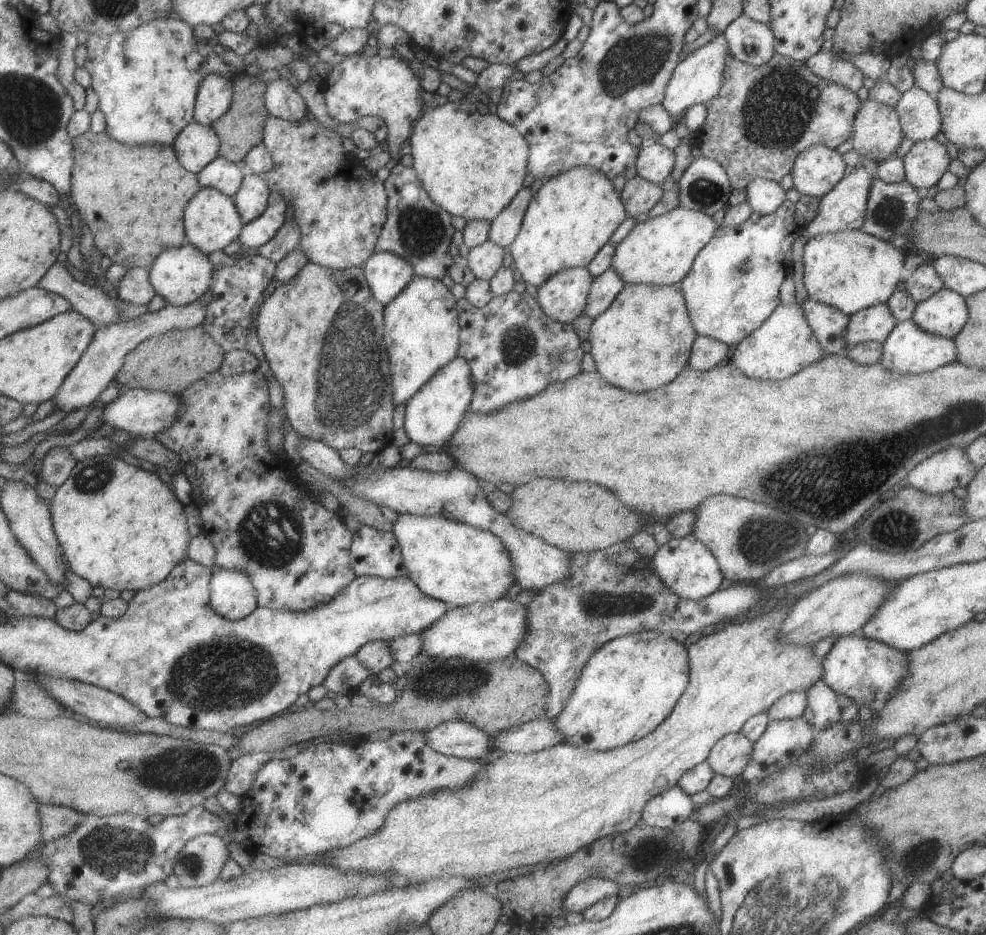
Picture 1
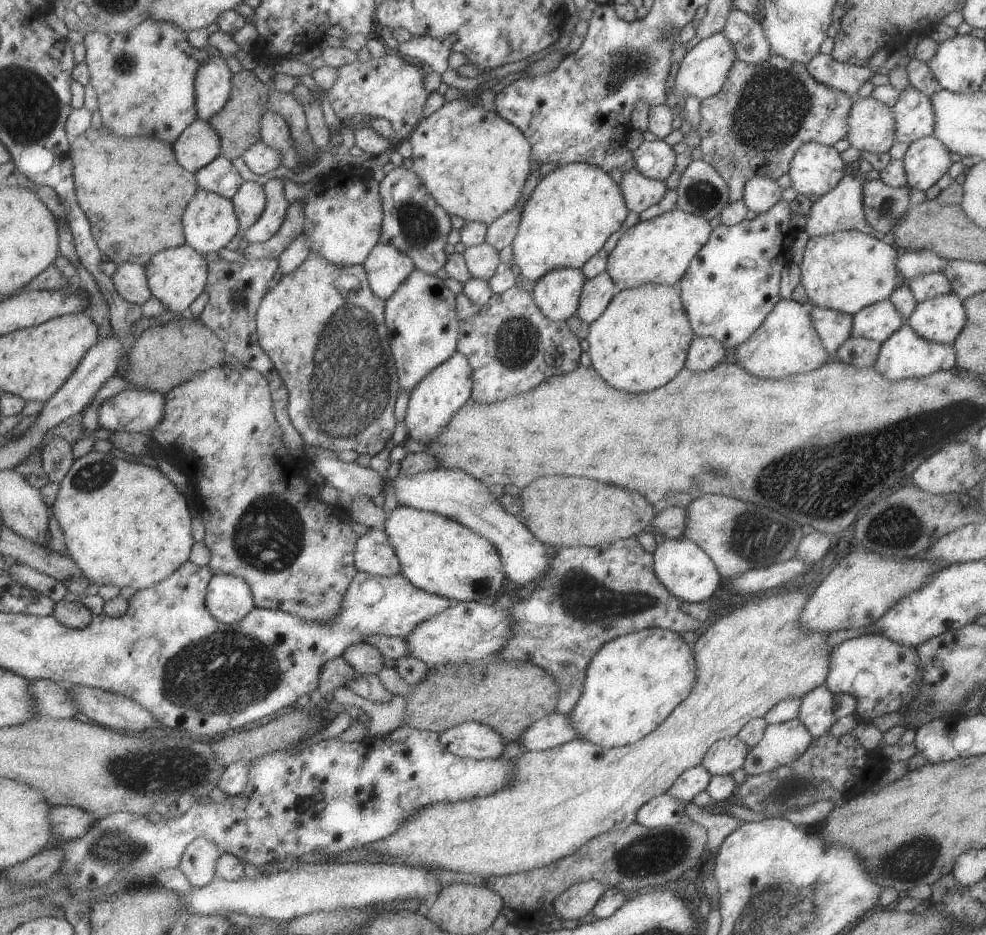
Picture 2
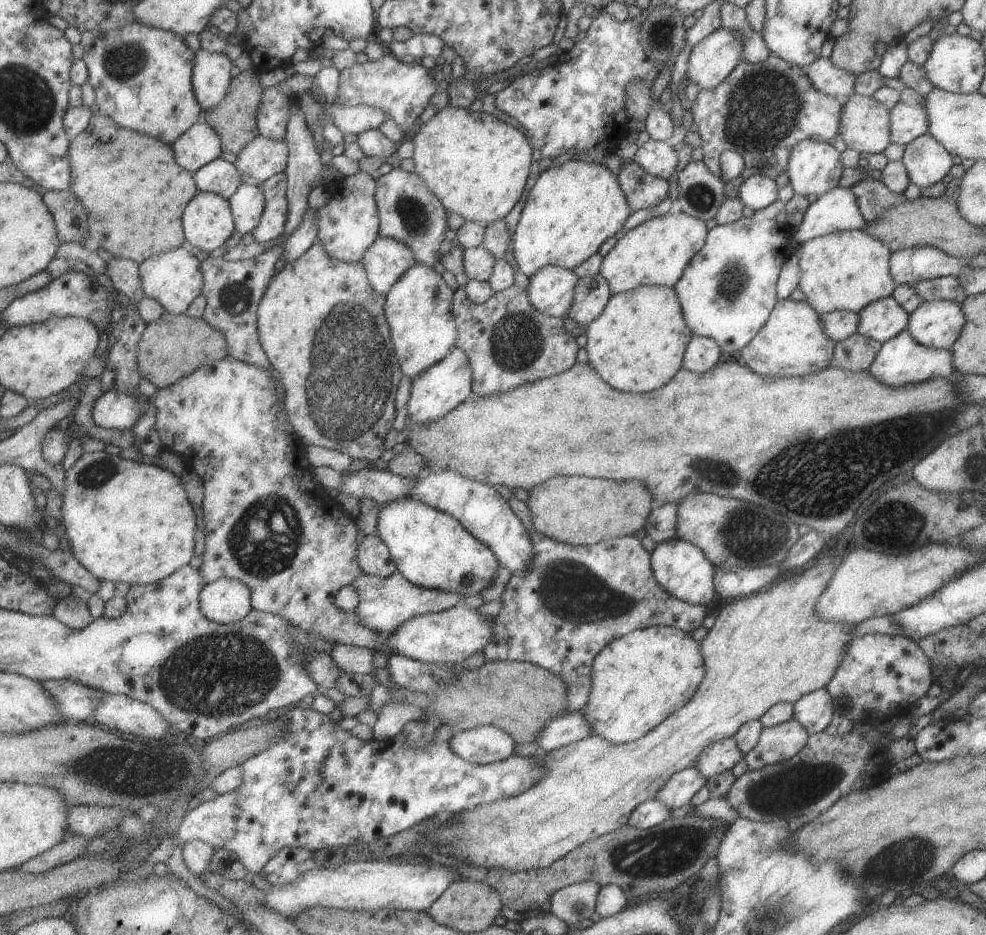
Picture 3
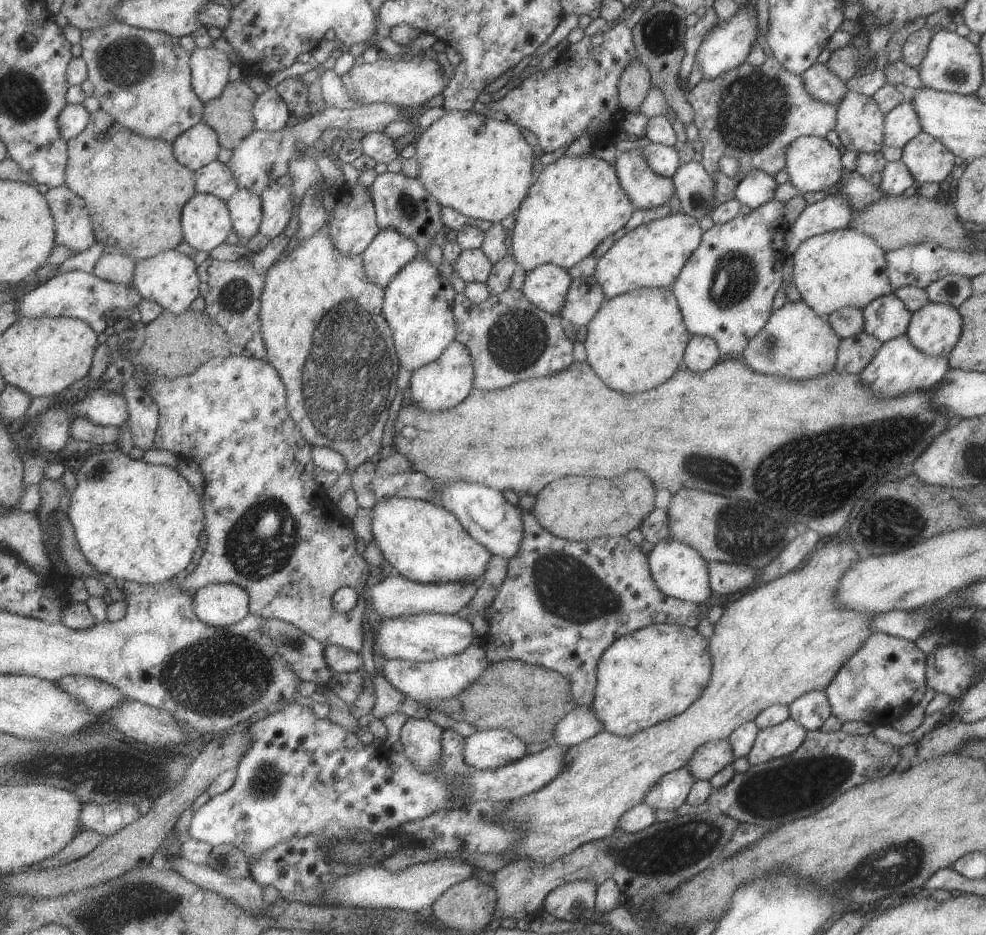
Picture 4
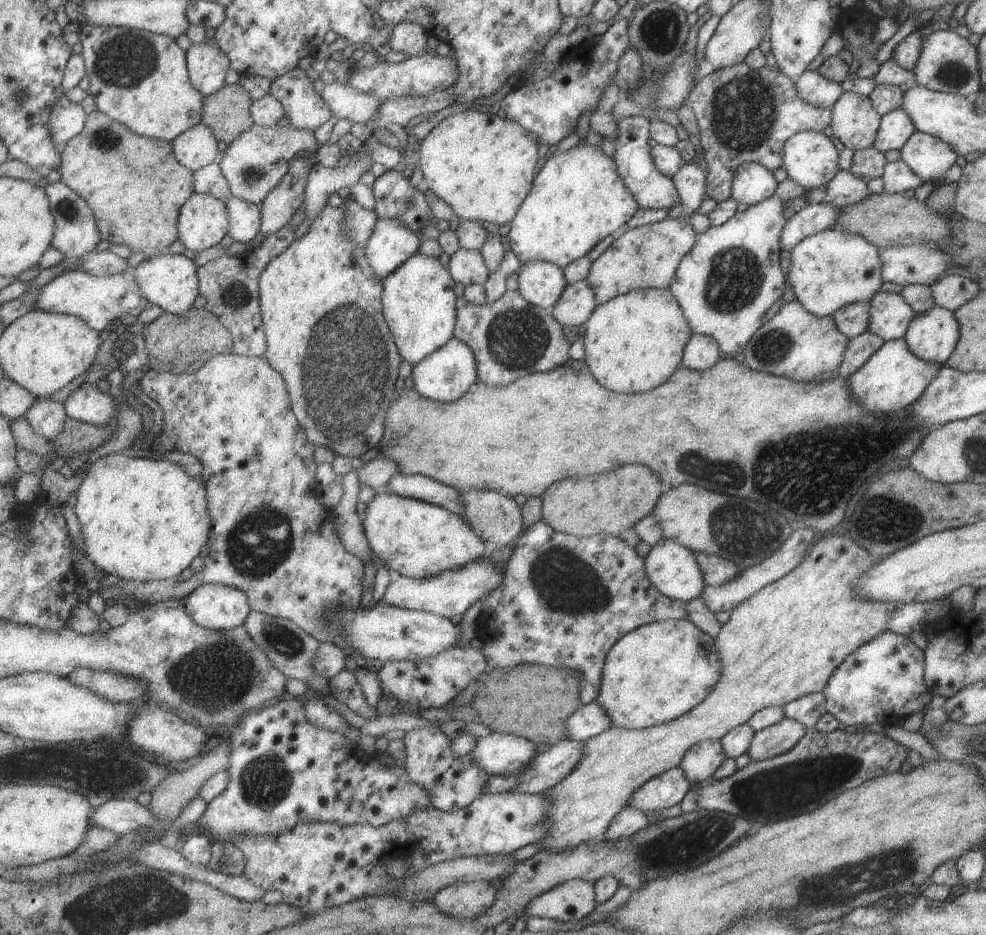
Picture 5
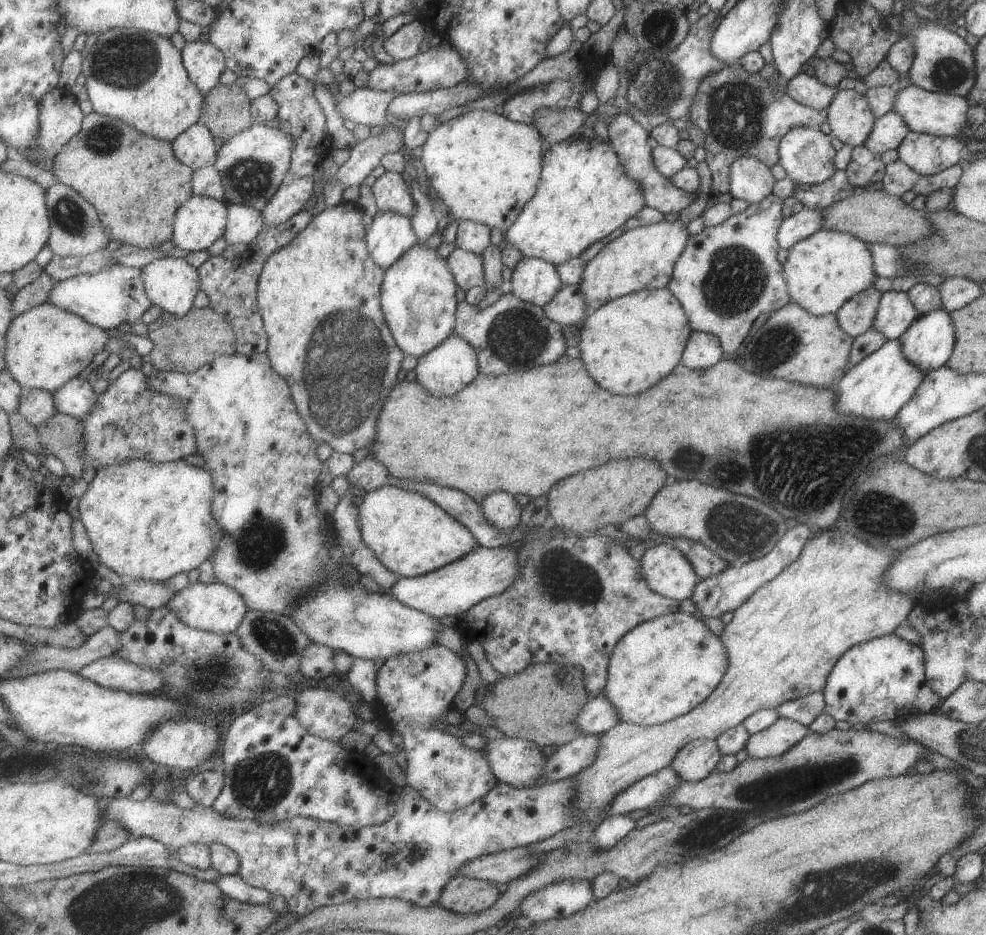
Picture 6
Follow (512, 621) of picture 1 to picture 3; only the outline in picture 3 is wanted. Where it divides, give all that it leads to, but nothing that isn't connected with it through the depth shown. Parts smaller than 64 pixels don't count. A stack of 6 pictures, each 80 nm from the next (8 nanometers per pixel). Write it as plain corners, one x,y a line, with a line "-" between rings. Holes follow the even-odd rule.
461,600
451,609
410,618
388,636
388,642
395,655
426,663
452,665
477,651
482,652
482,648
493,636
492,620
485,621
479,616
477,609
467,608

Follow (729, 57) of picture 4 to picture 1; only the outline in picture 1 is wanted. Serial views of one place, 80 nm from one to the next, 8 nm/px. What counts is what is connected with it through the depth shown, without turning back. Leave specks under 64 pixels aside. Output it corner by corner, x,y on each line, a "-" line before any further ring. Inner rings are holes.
721,32
702,46
686,54
684,59
675,65
671,78
666,84
663,100
660,102
673,120
680,120
682,112
688,106
704,103
717,94
723,80
725,59
729,56
729,47

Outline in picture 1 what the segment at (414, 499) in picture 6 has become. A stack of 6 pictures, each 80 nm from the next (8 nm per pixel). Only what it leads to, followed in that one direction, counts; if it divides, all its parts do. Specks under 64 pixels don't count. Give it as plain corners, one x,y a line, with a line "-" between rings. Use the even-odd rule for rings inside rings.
398,514
393,531
399,539
407,576
434,599
462,607
496,601
514,582
505,547
489,531
467,526
442,516

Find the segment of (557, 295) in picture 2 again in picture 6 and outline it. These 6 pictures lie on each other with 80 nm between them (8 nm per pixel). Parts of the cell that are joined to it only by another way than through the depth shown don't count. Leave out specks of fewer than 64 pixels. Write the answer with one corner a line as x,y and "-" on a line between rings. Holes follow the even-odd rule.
522,256
512,268
512,279
506,291
519,300
542,307
554,297
561,285
555,266
550,262

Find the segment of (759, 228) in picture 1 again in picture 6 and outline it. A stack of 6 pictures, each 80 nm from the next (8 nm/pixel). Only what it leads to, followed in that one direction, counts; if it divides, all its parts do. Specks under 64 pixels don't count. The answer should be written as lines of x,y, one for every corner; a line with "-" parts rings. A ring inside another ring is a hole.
769,193
743,212
731,214
715,226
703,227
699,233
689,235
665,286
683,307
691,330
714,334
725,354
735,352
759,314
773,312
789,302
782,264
775,257
779,247
776,232
783,218
781,203
781,199

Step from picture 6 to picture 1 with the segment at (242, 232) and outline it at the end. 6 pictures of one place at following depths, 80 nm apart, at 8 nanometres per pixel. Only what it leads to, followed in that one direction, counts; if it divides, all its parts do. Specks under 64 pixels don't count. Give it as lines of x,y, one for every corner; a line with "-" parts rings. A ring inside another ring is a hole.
247,171
239,192
234,196
245,225
263,216
271,195
272,190
265,176

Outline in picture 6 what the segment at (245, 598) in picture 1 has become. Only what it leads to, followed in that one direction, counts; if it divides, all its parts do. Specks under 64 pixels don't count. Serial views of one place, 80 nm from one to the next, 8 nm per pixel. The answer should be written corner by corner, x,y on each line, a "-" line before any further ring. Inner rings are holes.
195,583
177,591
166,604
190,627
216,633
235,633
249,612
244,596
225,583

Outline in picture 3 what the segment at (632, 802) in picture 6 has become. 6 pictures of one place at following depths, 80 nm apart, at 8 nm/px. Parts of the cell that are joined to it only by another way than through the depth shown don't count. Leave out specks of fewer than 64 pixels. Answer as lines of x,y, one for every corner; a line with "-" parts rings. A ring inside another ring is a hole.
695,767
680,770
663,783
653,799
658,800
668,809
679,808
689,804
691,796
706,784
706,780

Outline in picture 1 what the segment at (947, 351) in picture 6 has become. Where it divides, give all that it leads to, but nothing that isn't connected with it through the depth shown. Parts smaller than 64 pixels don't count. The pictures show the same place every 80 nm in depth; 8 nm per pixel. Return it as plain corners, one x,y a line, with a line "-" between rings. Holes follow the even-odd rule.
945,288
917,303
911,318
923,332
948,339
954,338
967,319
965,299

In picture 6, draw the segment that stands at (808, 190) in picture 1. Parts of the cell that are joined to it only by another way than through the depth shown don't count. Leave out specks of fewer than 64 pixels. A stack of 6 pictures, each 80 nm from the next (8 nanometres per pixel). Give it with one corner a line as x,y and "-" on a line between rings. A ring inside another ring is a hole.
795,127
788,130
778,142
778,163
786,172
787,178
793,183
814,185
826,181
834,172
833,156
835,150
829,143
831,136
825,135
819,129

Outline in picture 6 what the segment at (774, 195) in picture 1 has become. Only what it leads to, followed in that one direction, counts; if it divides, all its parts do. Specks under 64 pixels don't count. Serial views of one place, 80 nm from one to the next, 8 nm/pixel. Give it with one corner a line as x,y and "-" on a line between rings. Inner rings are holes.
754,156
737,157
728,166
728,192
732,198
758,203
771,193
775,182
770,168

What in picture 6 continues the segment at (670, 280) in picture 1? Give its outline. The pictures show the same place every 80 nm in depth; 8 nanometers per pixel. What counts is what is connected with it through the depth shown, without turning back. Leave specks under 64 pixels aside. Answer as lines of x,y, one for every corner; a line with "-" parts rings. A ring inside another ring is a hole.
663,220
629,229
603,245
603,248
584,264
577,284
584,297
587,314
614,298
640,290
665,287
688,236
685,225
678,220
672,223

